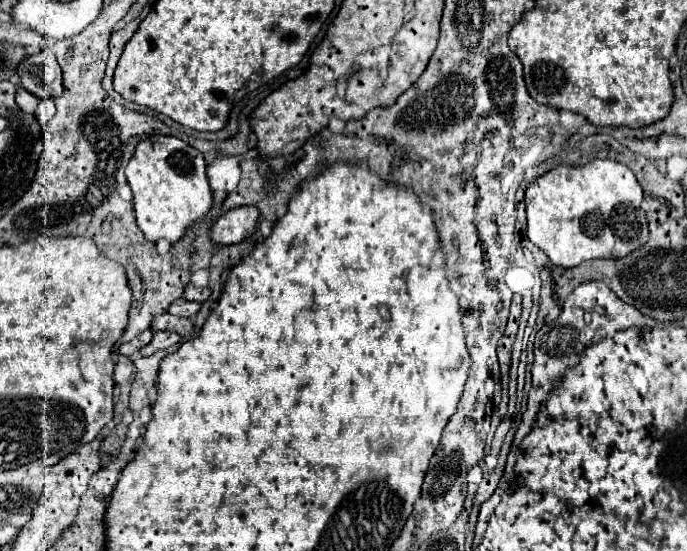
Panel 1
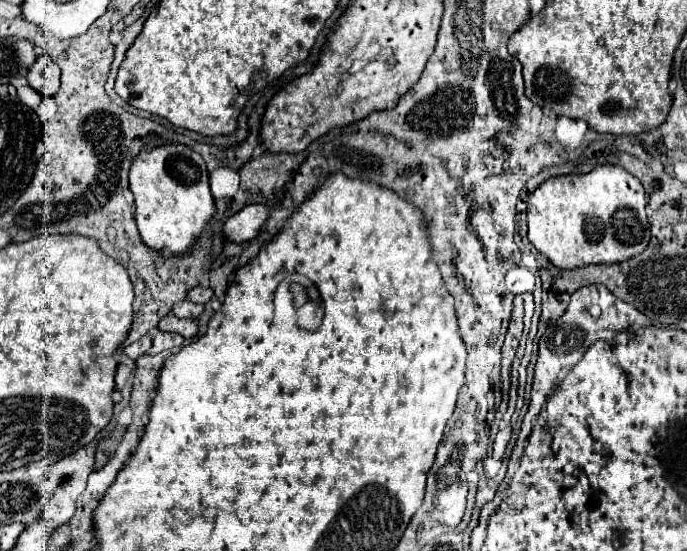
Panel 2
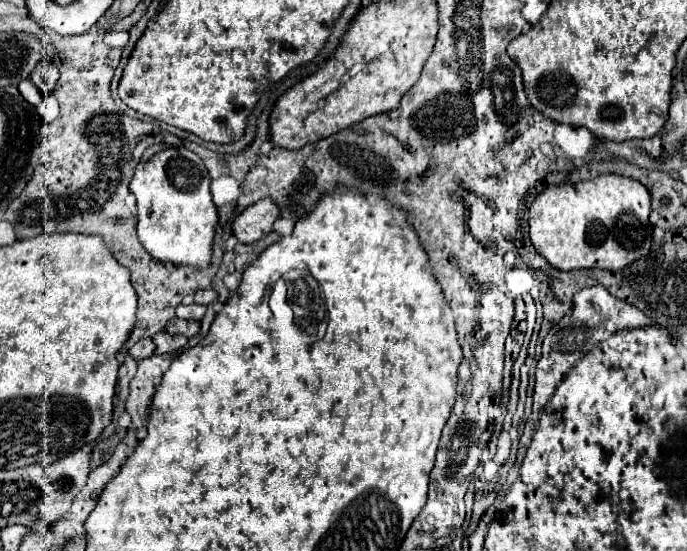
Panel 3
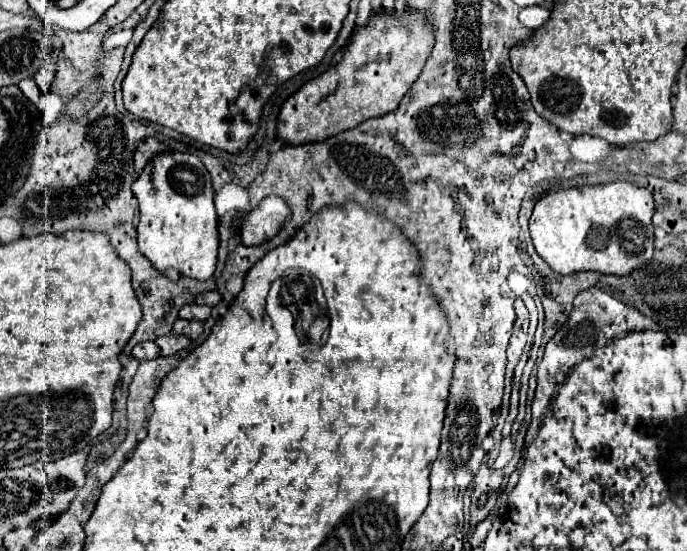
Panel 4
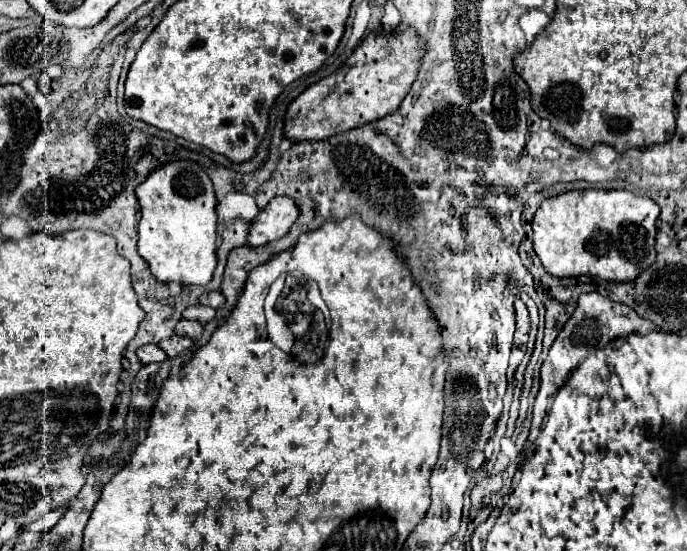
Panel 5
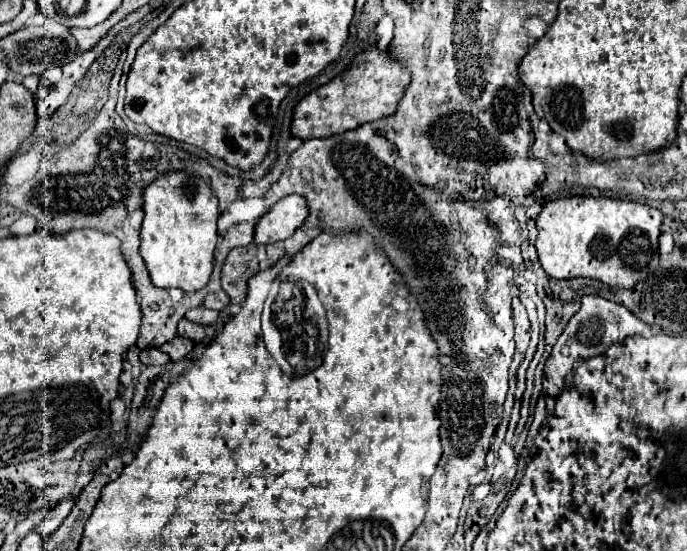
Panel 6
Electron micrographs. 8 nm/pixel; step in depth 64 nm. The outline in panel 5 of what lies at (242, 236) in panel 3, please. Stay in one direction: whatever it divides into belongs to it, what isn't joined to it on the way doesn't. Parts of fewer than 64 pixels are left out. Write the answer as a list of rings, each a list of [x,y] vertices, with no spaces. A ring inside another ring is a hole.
[[[288,196],[272,198],[258,212],[258,216],[250,222],[248,244],[250,246],[262,246],[266,242],[278,240],[296,222],[296,216],[298,216],[298,208],[296,208],[292,198],[288,198]]]

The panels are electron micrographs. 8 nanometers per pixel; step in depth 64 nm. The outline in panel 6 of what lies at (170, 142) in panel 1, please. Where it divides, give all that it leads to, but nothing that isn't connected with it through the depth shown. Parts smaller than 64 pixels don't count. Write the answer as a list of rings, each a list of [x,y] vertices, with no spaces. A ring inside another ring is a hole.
[[[172,170],[164,176],[158,176],[142,190],[144,198],[144,222],[140,228],[140,256],[146,262],[152,282],[158,288],[180,288],[184,292],[200,290],[208,284],[214,268],[214,248],[218,244],[216,220],[220,214],[218,200],[208,184],[202,178],[190,176],[186,170]]]

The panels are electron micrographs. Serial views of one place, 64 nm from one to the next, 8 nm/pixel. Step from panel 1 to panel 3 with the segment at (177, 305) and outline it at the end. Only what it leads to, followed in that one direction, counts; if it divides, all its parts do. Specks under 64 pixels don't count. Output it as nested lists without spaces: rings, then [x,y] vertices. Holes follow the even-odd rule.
[[[180,304],[176,308],[176,316],[186,320],[202,320],[204,312],[206,312],[206,306],[200,306],[200,304]]]

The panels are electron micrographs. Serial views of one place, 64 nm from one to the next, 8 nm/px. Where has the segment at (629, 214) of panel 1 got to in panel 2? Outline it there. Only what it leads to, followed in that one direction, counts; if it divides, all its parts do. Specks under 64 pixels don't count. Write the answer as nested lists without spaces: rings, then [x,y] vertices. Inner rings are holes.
[[[598,164],[588,174],[564,174],[544,180],[528,198],[528,240],[556,268],[580,268],[586,264],[616,264],[640,254],[650,242],[650,224],[646,220],[646,192],[636,176],[618,164]]]

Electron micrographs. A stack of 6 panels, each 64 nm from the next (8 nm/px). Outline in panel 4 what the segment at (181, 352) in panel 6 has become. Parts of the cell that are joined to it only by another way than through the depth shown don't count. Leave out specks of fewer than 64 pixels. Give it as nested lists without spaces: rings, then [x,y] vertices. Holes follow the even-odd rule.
[[[166,334],[156,338],[156,344],[160,346],[160,356],[170,356],[180,352],[182,348],[186,348],[190,344],[190,340],[186,336],[174,336],[174,334]]]

